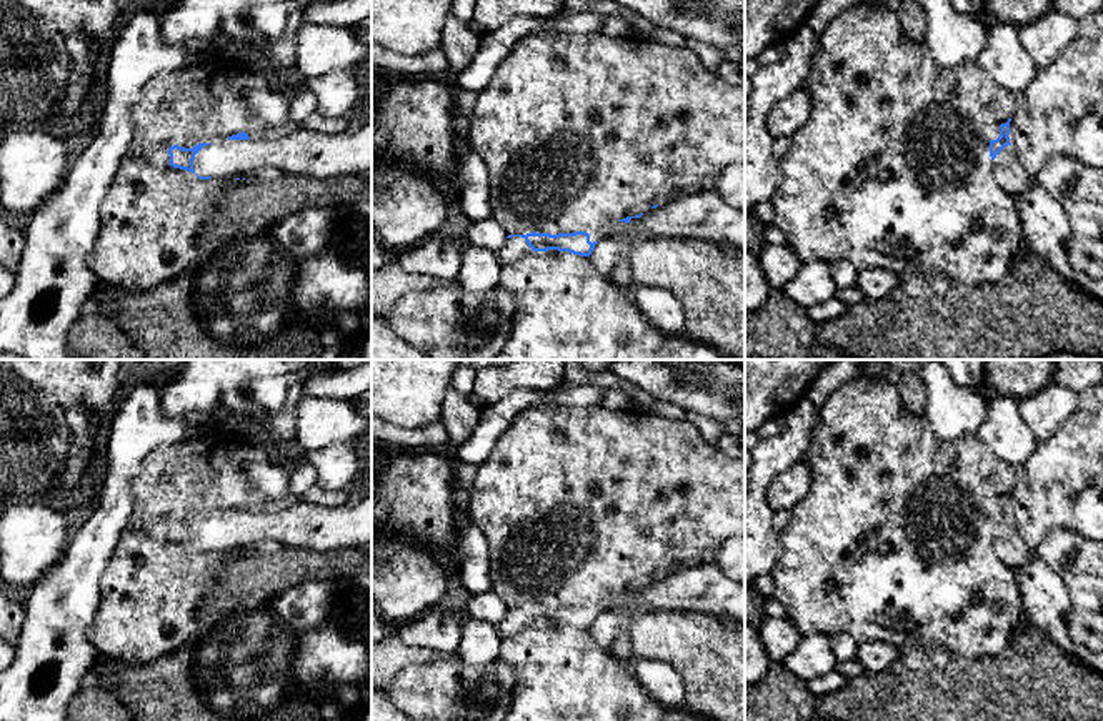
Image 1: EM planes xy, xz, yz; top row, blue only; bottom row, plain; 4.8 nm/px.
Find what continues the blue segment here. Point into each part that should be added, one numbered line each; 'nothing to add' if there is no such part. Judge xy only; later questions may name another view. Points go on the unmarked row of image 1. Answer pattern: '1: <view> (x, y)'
1: xy (307, 525)

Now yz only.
1: yz (1010, 548)

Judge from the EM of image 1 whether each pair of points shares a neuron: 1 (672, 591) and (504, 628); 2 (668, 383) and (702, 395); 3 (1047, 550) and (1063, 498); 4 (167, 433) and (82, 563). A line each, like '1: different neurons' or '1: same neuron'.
1: same neuron
2: same neuron
3: different neurons
4: same neuron

